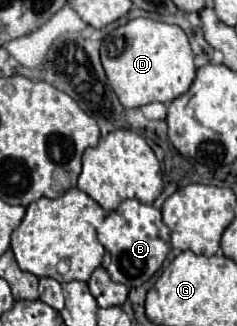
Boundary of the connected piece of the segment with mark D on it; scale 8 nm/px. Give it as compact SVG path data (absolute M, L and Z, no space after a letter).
M135 18L111 30L101 44L101 60L111 88L125 108L139 108L151 102L171 104L195 80L193 52L185 32L179 26L151 18Z

